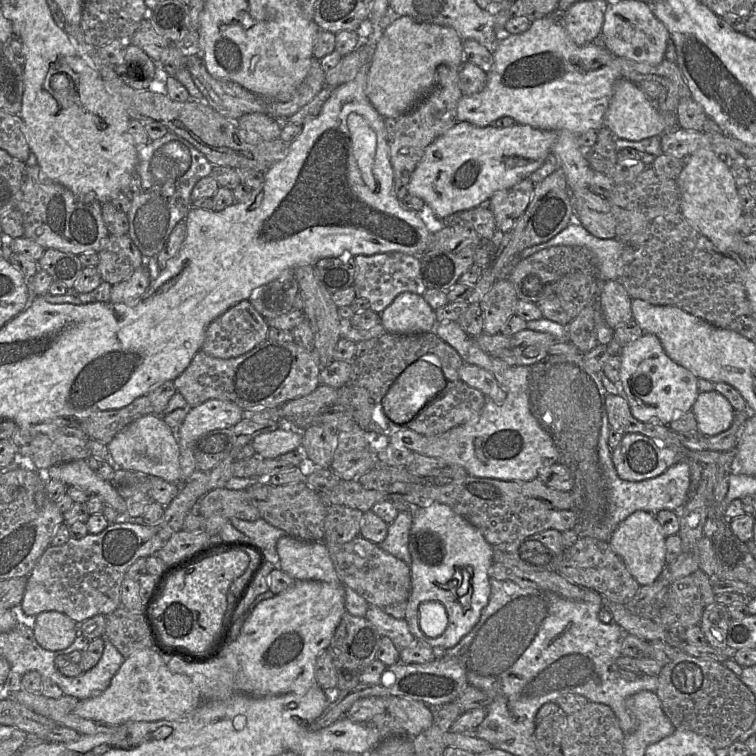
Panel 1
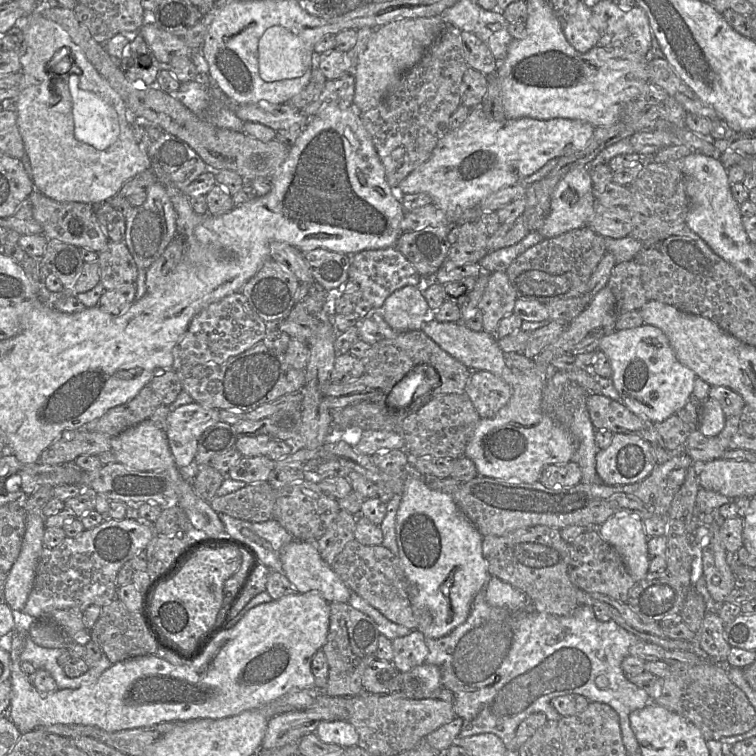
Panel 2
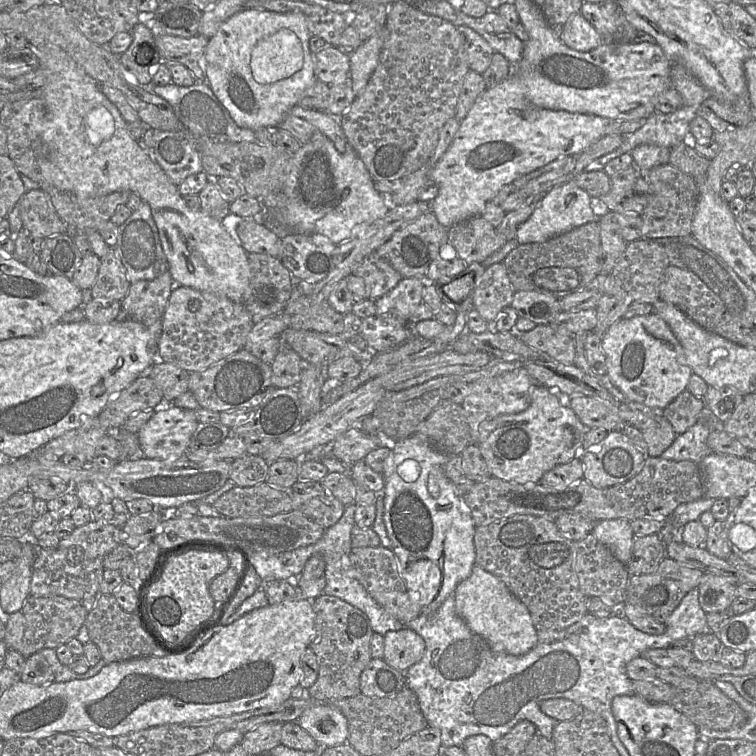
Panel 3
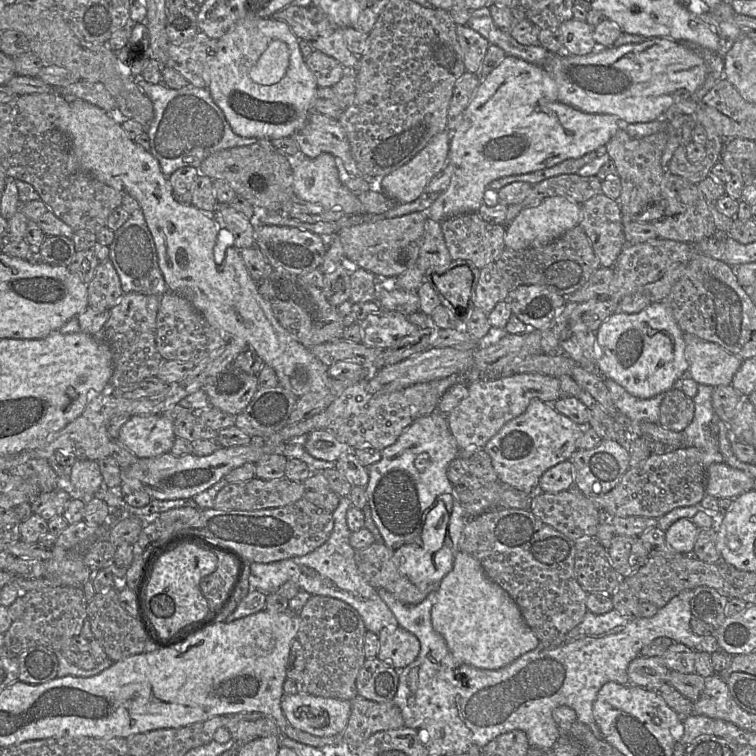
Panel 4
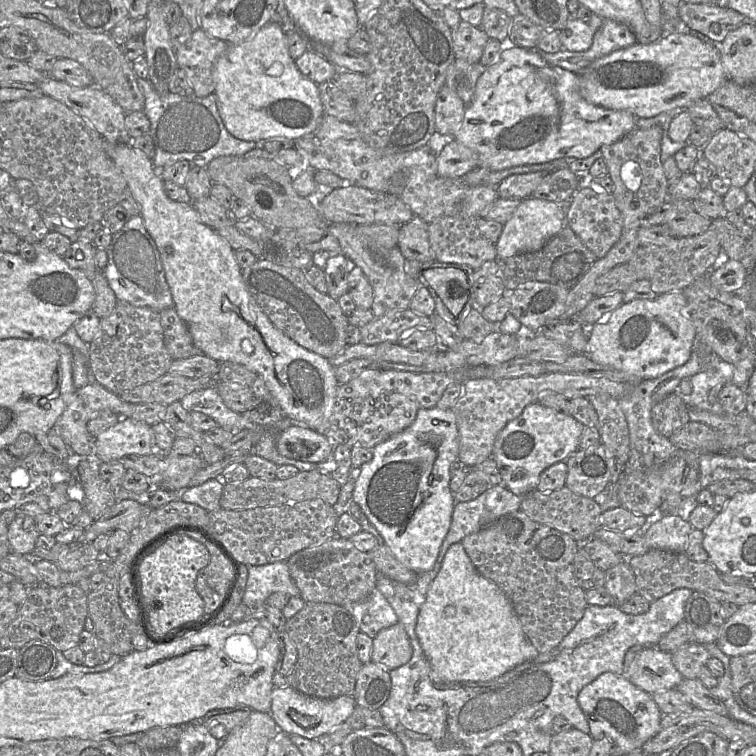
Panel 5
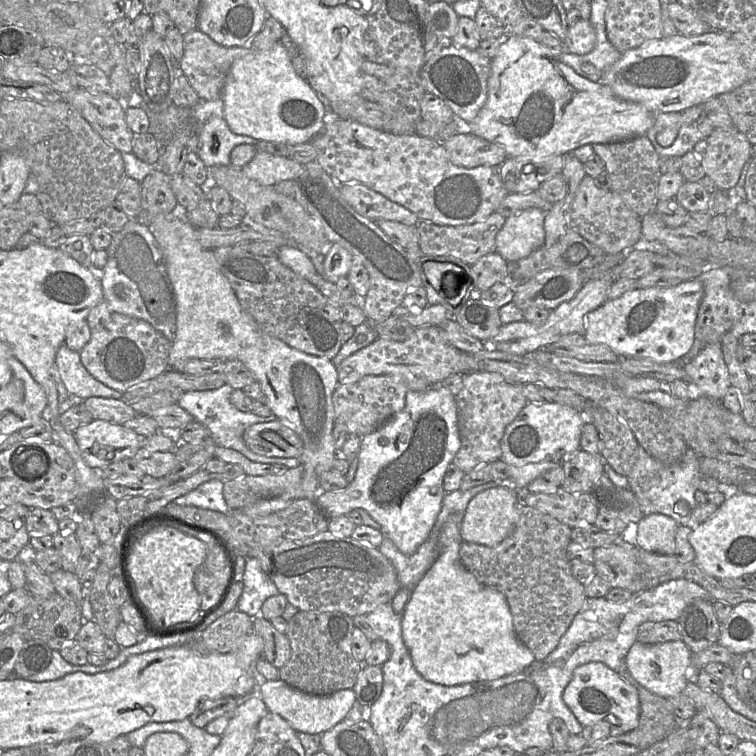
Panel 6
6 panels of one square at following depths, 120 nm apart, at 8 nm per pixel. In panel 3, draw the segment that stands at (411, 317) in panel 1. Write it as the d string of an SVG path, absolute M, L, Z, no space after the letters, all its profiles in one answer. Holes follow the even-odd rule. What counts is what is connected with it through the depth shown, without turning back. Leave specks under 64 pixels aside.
M402 278L389 292L394 303L394 313L404 319L410 319L418 305L423 301L423 278Z

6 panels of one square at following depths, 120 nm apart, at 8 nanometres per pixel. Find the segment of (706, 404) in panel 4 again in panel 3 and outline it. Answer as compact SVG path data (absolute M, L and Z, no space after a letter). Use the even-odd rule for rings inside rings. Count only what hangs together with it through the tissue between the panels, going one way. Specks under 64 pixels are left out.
M705 405L700 419L685 432L678 434L660 457L673 461L691 460L699 464L699 447L702 447L702 442L707 442L707 437L715 430L724 430L724 423Z

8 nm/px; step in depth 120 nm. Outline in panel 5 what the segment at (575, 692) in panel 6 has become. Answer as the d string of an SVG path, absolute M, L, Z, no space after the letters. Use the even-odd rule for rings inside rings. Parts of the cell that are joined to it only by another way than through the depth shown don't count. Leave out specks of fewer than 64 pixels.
M612 672L602 673L594 681L581 689L577 701L587 718L591 737L594 740L604 737L608 738L615 746L616 754L628 754L640 749L660 729L663 714L653 700L652 695L636 687L628 679L623 677L623 675L616 675Z

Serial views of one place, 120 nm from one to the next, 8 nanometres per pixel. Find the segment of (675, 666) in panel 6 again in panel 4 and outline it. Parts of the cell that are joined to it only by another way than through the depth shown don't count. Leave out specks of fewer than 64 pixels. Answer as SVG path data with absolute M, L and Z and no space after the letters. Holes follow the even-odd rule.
M638 656L628 666L628 678L632 685L642 688L667 683L670 669L659 656Z

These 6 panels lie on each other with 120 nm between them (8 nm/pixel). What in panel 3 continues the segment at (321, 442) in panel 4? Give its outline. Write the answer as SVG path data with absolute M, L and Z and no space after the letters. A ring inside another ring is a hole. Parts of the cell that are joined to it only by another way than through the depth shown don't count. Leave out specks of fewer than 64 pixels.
M349 428L333 441L332 456L346 465L352 465L364 460L365 456L374 449L386 446L393 448L397 440L391 439L384 433L376 436L369 435L355 428Z

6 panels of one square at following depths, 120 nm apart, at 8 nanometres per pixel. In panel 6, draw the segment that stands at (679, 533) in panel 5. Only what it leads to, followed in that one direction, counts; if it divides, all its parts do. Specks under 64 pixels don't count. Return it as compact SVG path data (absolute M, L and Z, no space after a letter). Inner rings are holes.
M653 513L637 523L635 545L648 552L673 555L675 533L679 524L671 517Z

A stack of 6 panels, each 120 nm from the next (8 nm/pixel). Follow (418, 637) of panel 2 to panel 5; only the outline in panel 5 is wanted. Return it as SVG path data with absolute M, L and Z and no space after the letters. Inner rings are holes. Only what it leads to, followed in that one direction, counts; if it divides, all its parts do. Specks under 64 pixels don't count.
M400 622L380 630L373 638L371 660L390 670L406 664L412 654L410 638Z

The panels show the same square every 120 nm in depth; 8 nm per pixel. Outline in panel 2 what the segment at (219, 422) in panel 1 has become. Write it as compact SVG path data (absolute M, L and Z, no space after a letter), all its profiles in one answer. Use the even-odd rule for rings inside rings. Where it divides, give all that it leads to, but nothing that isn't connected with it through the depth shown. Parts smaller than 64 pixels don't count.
M193 402L170 411L165 427L176 466L188 468L195 462L200 437L210 426L220 421L219 410Z

